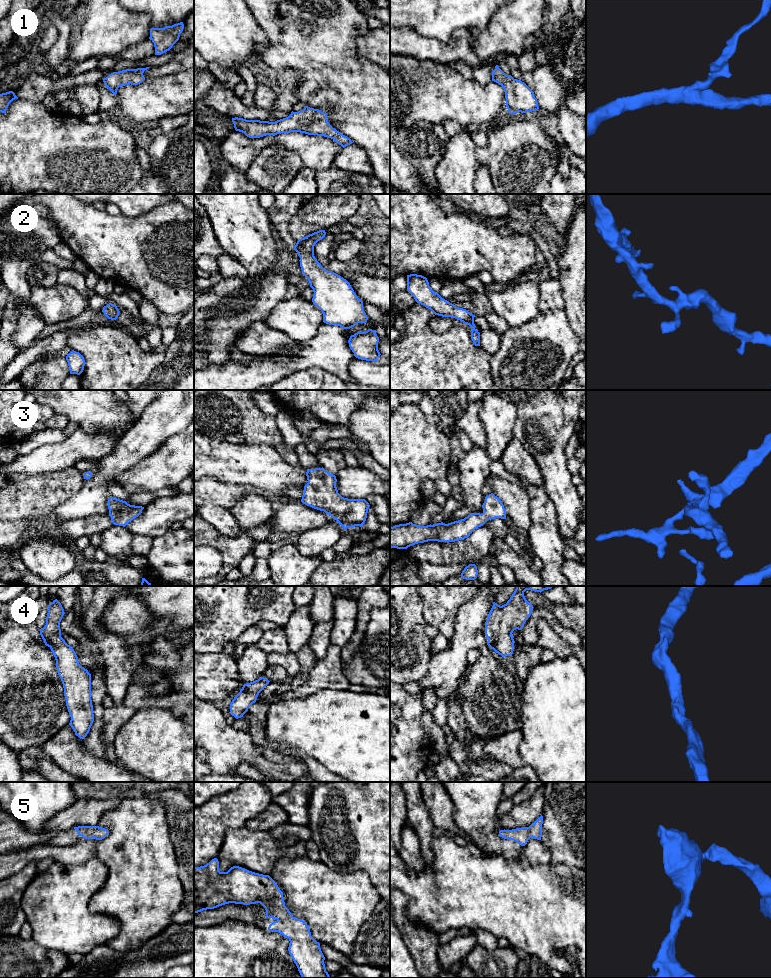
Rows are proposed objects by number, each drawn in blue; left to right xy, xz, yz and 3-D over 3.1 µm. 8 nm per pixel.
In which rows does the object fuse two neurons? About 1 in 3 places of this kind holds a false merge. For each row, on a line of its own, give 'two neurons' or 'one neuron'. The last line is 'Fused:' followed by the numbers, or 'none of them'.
1: one neuron
2: one neuron
3: one neuron
4: one neuron
5: one neuron
Fused: none of them

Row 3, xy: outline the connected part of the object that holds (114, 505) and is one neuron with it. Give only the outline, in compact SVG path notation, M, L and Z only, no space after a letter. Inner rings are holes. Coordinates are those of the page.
M111 496L108 499L108 509L112 523L125 527L142 513L144 507L130 505L126 501Z

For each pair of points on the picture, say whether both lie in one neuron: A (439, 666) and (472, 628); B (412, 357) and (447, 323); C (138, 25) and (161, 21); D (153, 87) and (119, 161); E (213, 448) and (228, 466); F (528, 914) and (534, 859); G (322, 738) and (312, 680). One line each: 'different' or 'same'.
A: same
B: different
C: different
D: different
E: same
F: different
G: different

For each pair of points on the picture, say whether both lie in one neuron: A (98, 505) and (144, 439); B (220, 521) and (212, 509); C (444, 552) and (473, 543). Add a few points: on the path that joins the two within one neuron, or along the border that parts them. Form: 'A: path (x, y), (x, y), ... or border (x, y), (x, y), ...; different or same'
A: path (98, 488), (100, 480), (127, 453); same
B: path (219, 518), (213, 512); same
C: path (451, 552), (466, 550); same

